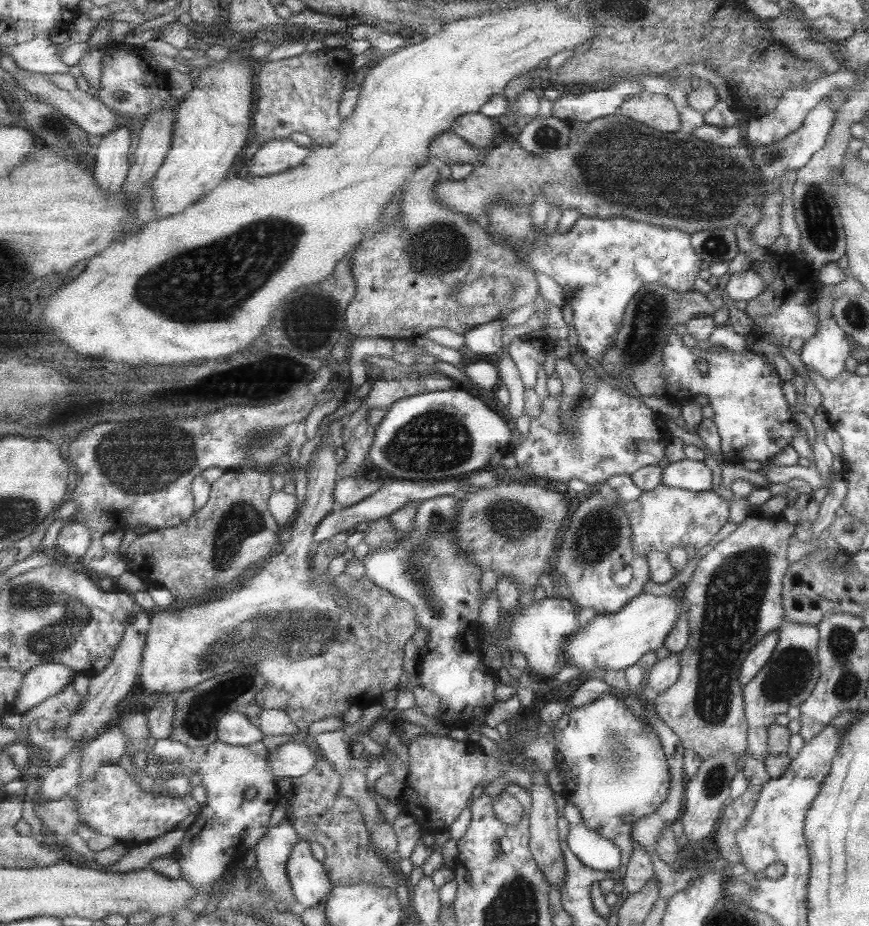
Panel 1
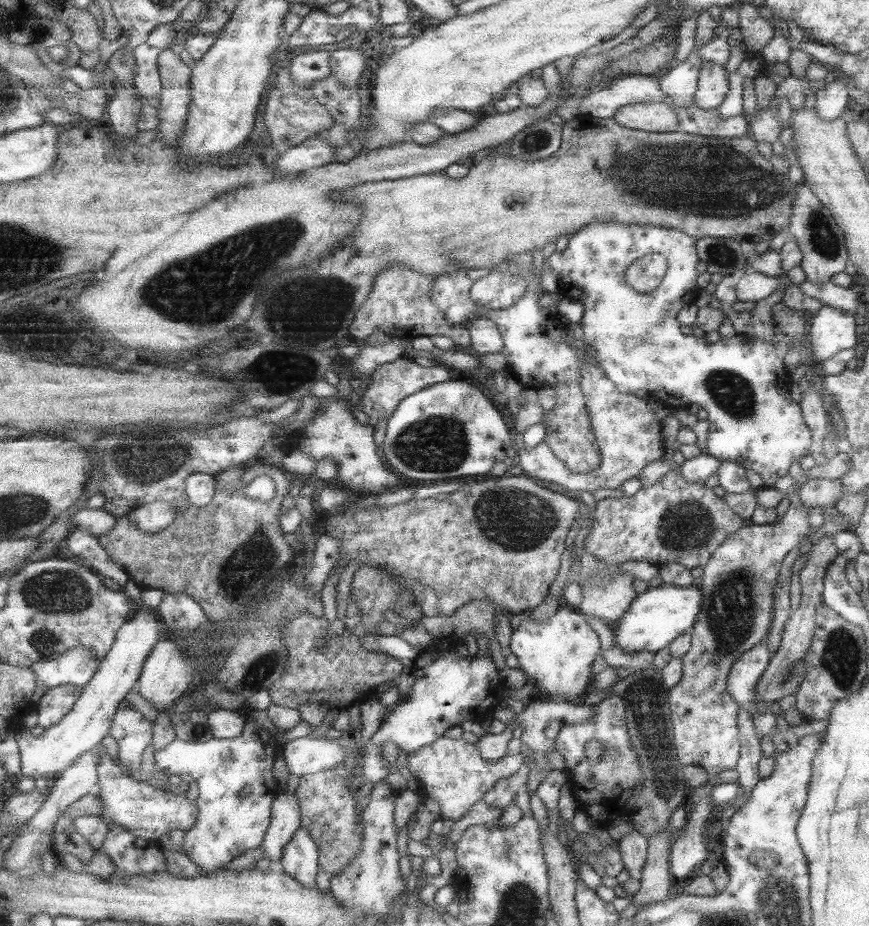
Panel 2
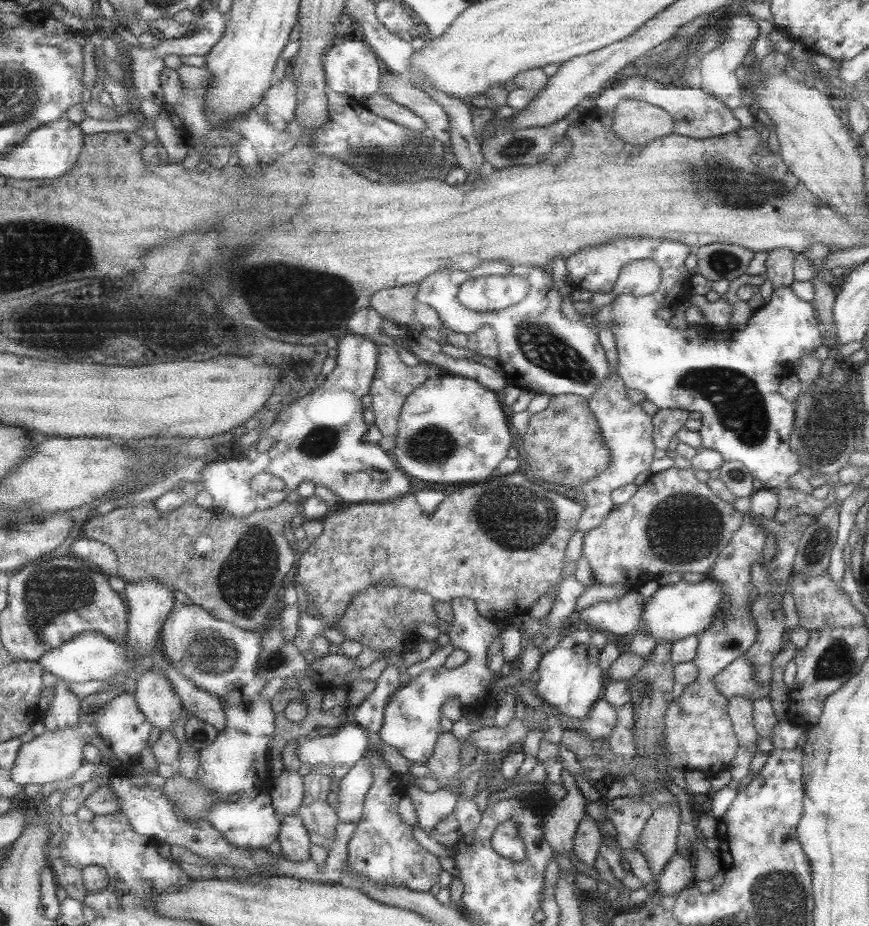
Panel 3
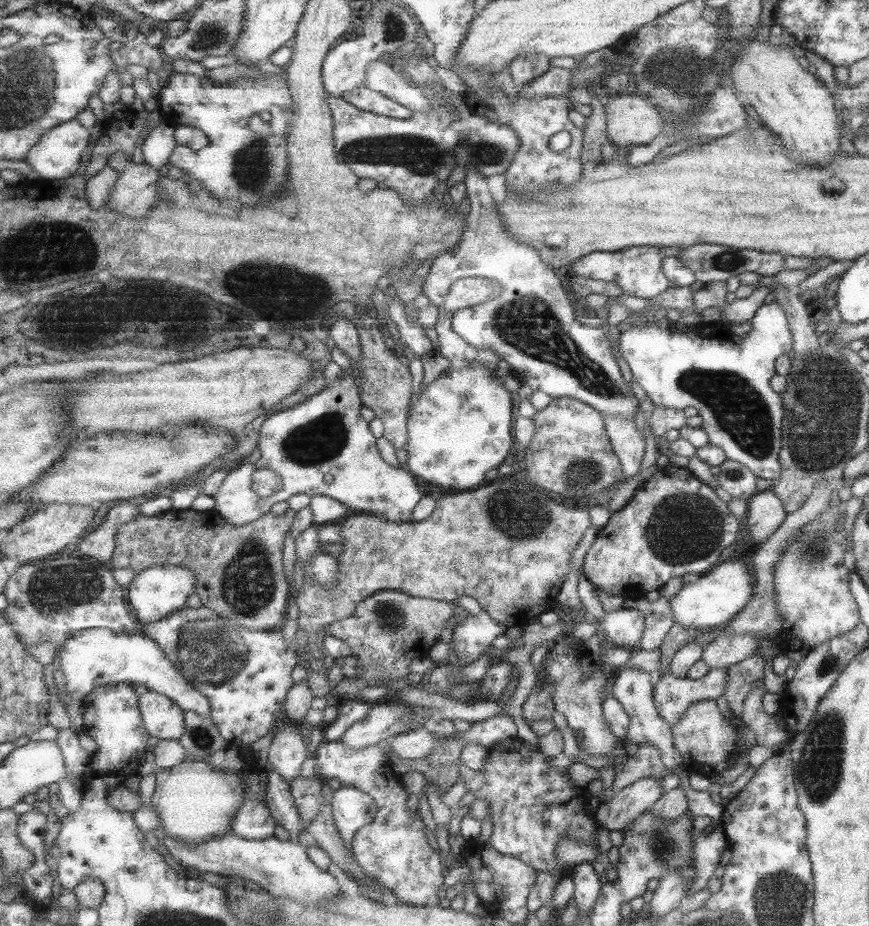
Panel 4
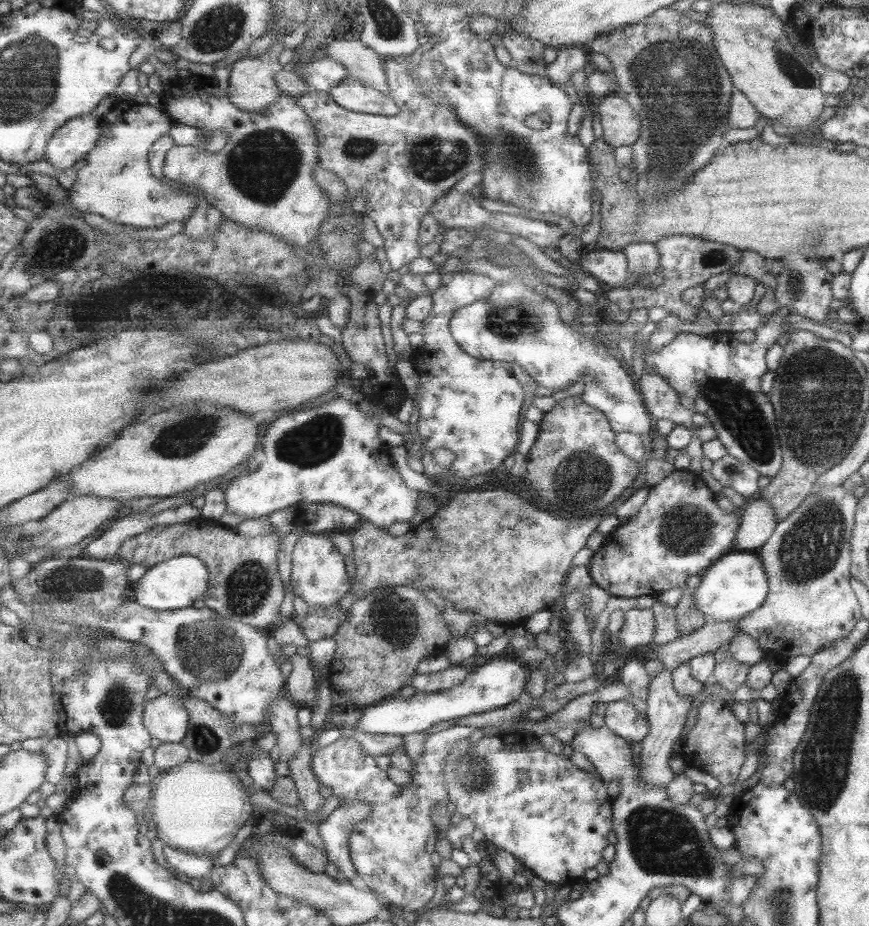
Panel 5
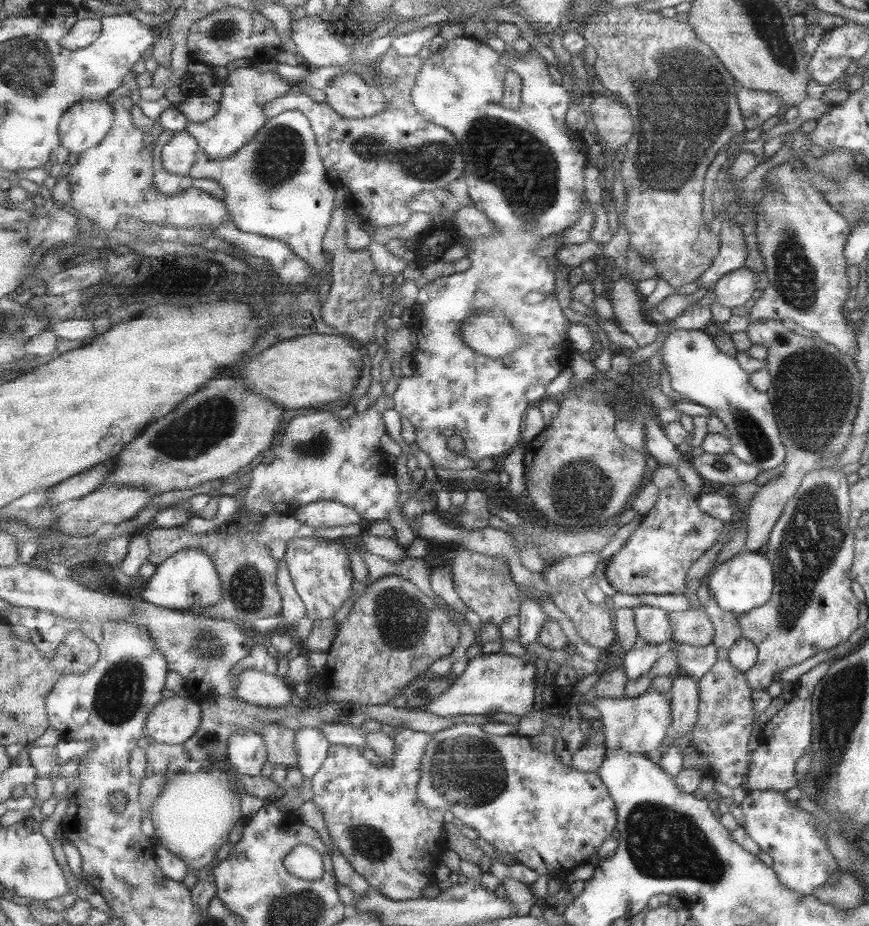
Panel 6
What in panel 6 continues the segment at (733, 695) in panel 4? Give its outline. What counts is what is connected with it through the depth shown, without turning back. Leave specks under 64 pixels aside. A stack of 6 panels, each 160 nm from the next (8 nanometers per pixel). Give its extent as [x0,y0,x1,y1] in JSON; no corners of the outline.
[703,580,741,660]

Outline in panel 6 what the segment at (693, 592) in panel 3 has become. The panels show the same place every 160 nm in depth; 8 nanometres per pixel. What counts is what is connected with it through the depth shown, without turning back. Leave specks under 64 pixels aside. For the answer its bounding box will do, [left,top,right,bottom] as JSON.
[707,551,775,616]

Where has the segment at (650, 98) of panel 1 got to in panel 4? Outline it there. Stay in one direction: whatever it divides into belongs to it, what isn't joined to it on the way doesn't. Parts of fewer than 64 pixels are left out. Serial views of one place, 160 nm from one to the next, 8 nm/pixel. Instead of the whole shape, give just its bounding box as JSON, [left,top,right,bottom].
[605,94,663,148]

